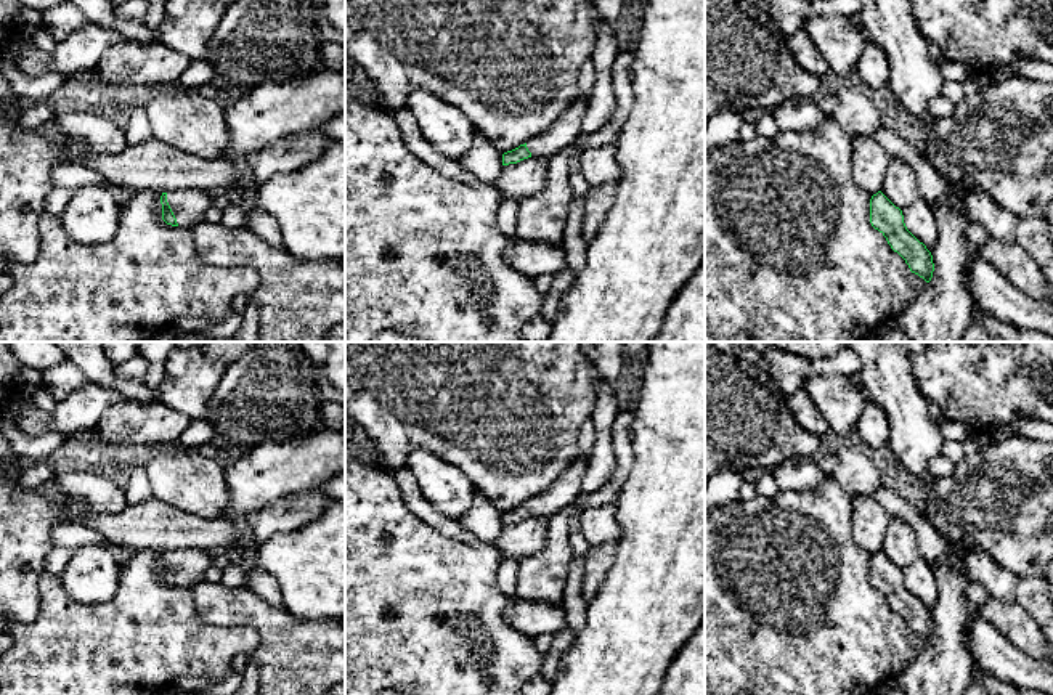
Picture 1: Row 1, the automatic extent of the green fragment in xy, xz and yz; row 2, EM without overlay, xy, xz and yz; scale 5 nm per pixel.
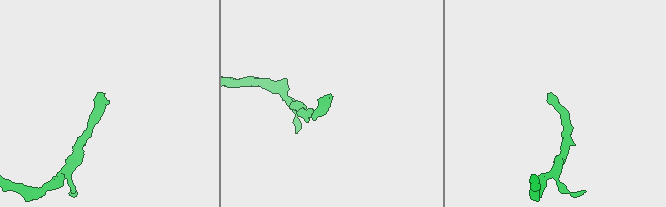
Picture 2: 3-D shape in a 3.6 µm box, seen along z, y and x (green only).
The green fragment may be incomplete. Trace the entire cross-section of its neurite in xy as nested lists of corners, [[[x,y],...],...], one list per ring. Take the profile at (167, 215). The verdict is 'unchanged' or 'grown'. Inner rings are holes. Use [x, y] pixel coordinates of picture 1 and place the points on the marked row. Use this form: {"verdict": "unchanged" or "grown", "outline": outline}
{"verdict": "grown", "outline": [[[196,188],[162,193],[162,220],[172,226],[189,228],[204,220],[205,210],[213,205],[213,193]]]}

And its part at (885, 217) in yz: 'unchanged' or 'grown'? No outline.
unchanged

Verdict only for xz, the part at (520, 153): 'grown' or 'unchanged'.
grown

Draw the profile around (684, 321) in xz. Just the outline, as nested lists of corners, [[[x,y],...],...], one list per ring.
[[[705,260],[673,299],[653,342],[705,342]]]

